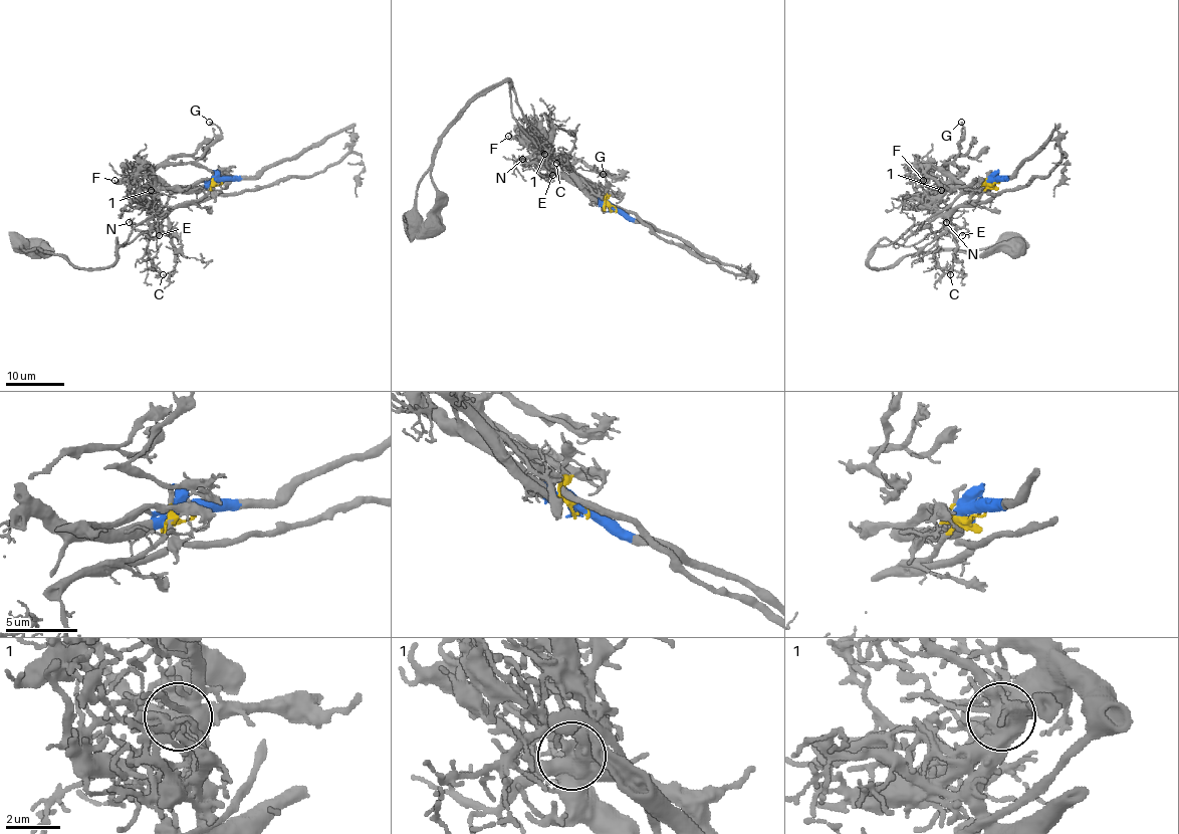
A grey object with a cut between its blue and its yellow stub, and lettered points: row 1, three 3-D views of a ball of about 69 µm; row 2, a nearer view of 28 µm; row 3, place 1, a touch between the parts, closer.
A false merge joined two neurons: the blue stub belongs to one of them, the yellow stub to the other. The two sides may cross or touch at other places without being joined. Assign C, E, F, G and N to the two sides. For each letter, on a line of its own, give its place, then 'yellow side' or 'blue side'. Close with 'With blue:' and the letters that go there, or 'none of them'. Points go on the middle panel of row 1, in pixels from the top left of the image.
C: (556, 163) | yellow side
E: (552, 175) | yellow side
F: (508, 136) | blue side
G: (603, 174) | blue side
N: (522, 159) | yellow side
With blue: F, G

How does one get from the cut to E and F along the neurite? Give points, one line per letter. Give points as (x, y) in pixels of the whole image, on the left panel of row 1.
E: (222, 183), (215, 184), (191, 203), (178, 203), (155, 218), (160, 235)
F: (222, 181), (154, 187), (146, 193), (126, 181), (115, 183), (114, 180)

